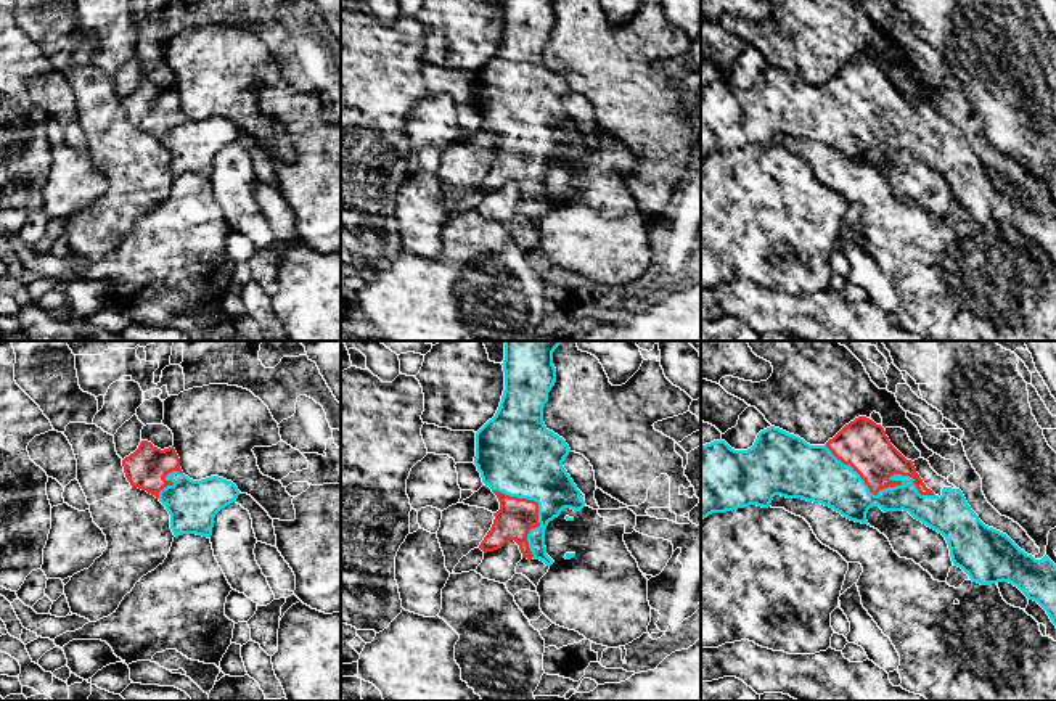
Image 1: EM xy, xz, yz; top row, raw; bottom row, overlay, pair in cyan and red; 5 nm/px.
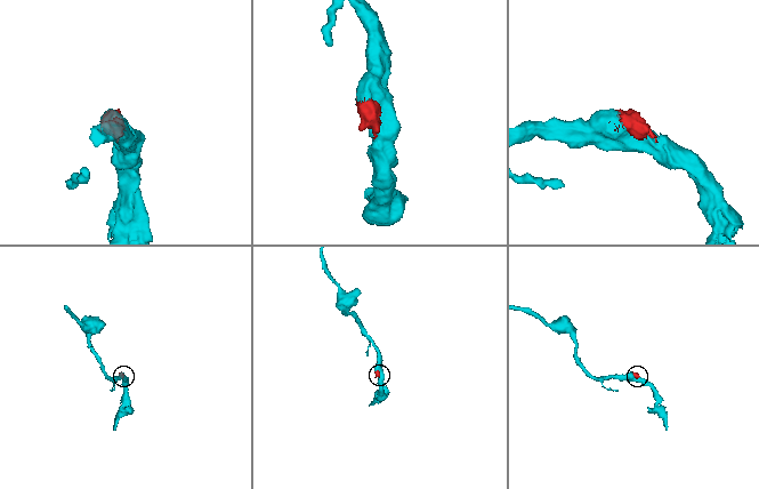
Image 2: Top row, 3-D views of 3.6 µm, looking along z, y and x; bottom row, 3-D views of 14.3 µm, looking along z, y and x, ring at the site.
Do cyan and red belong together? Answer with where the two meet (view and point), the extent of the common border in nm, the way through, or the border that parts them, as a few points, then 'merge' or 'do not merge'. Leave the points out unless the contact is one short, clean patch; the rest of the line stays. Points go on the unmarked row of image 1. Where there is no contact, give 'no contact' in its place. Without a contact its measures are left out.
contact yz (891, 127); length 600 nm; merge

